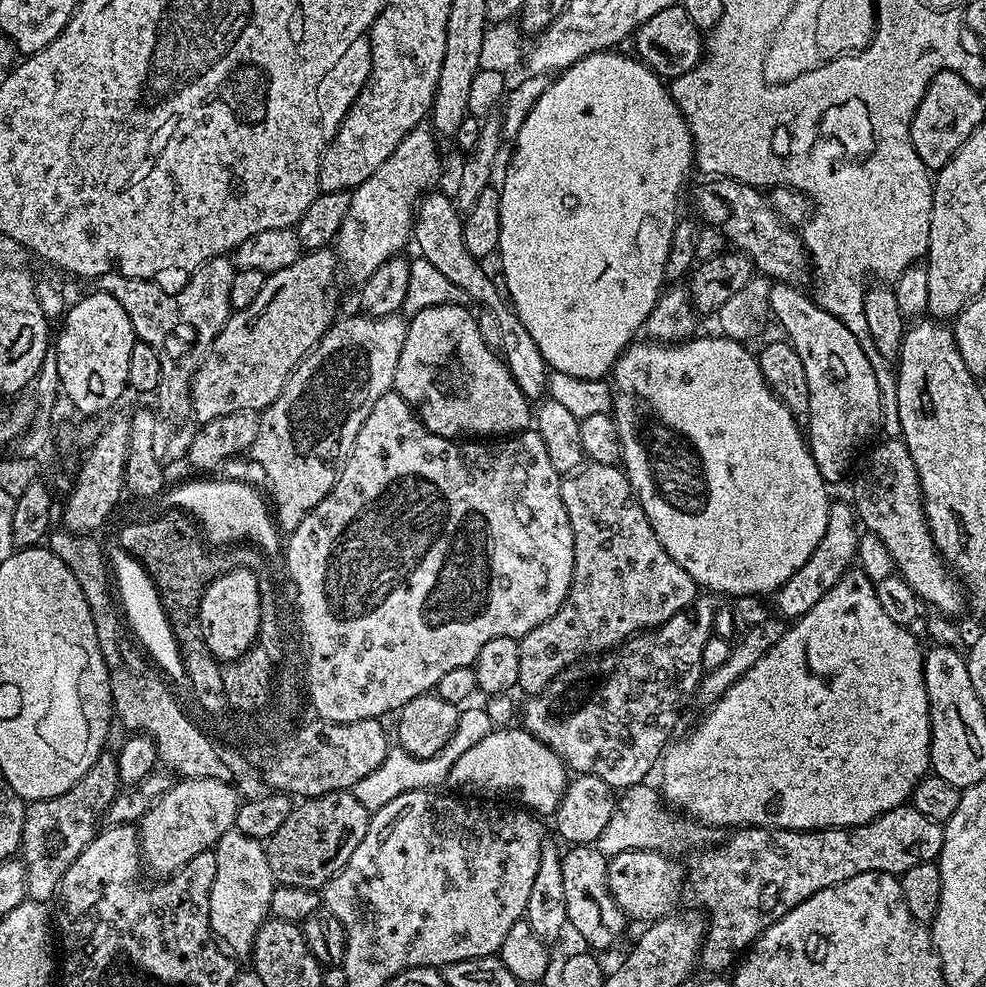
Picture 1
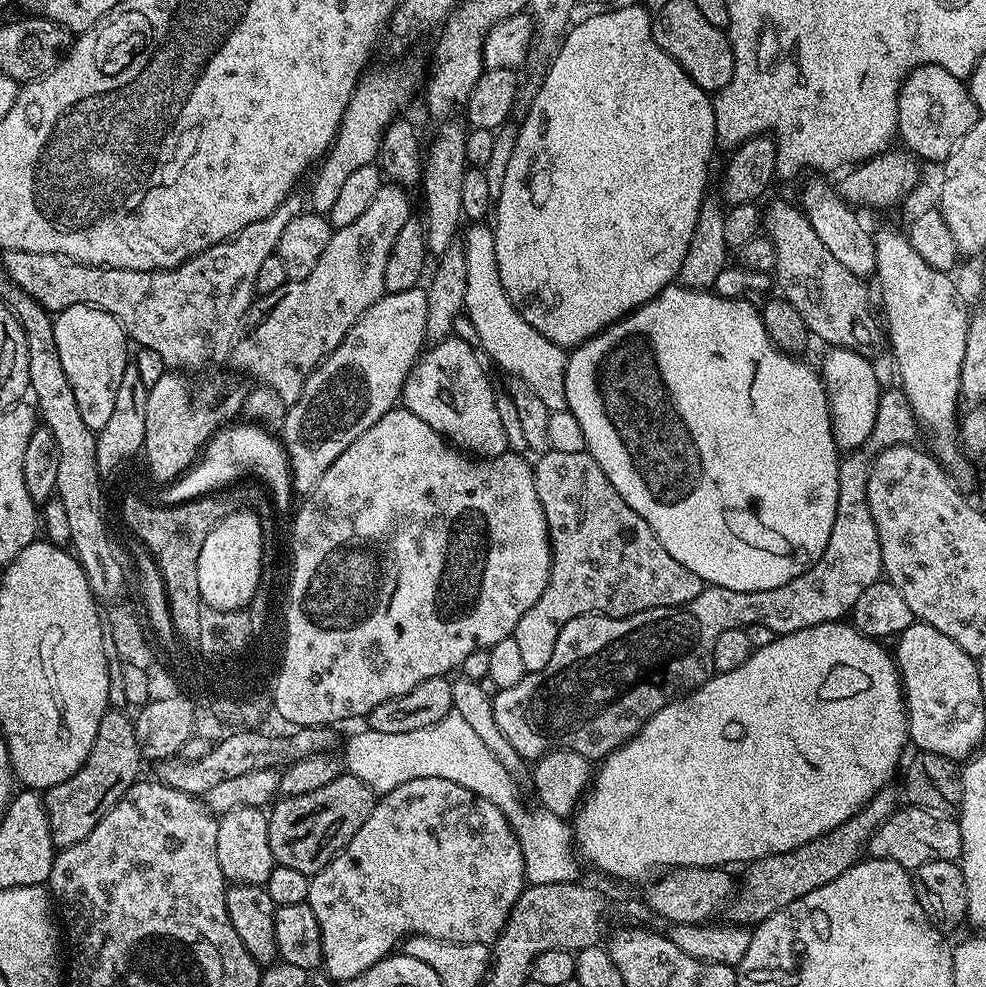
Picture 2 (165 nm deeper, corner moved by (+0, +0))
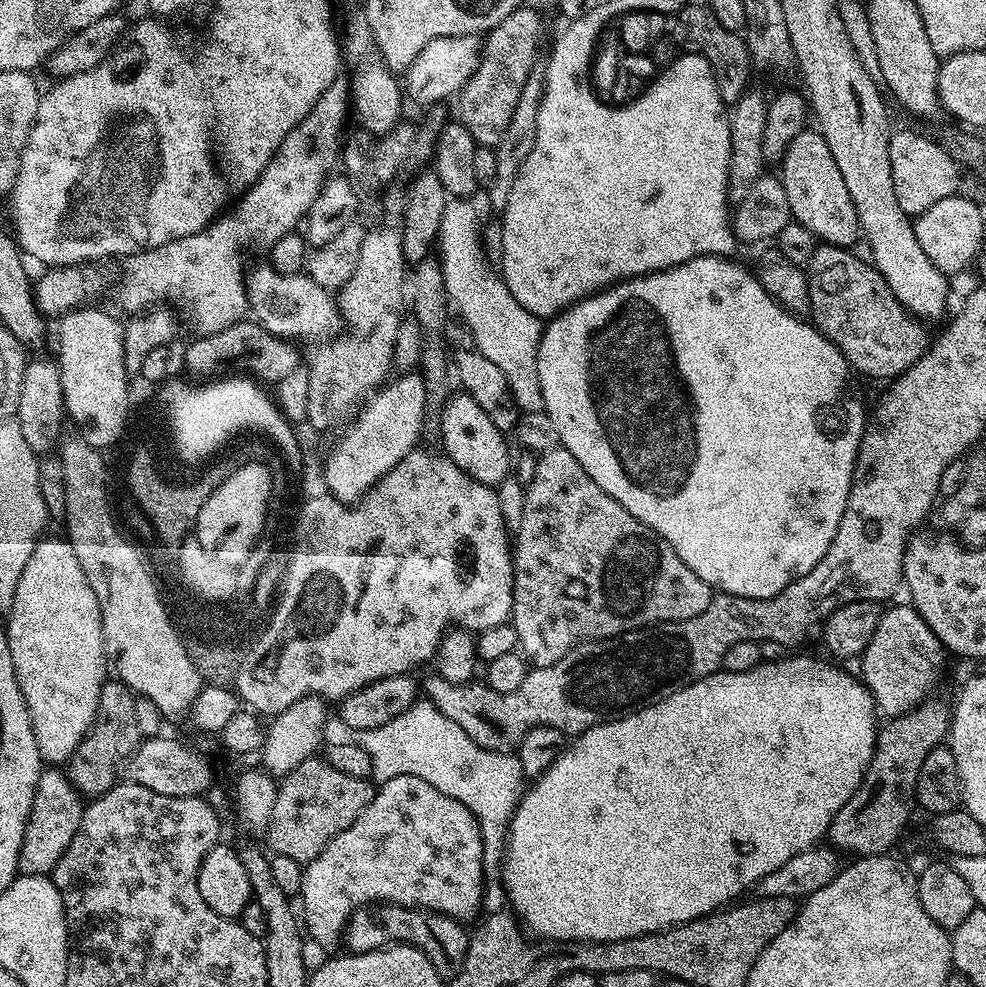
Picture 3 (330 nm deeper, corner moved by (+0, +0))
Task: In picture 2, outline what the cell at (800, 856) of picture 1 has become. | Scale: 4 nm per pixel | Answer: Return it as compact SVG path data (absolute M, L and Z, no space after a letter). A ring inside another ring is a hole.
M913 806L897 807L895 814L870 838L866 849L867 855L874 860L893 860L898 866L915 870L922 862L939 860L959 861L962 850L960 821L951 815L940 815L926 809Z

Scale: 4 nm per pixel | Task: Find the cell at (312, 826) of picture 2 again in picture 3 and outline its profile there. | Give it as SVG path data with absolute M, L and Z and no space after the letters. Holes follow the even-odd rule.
M323 755L306 758L302 766L294 766L290 774L279 781L274 798L274 814L266 829L267 847L275 855L294 858L294 862L309 864L346 826L354 822L370 806L374 788L368 780L350 778L342 770L334 770Z

